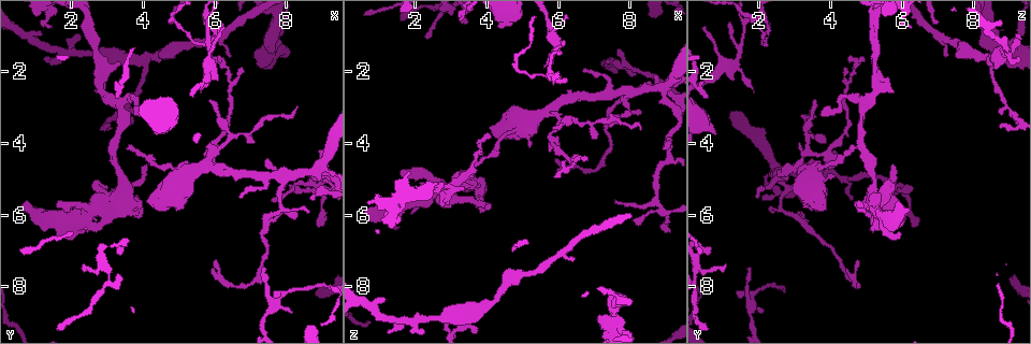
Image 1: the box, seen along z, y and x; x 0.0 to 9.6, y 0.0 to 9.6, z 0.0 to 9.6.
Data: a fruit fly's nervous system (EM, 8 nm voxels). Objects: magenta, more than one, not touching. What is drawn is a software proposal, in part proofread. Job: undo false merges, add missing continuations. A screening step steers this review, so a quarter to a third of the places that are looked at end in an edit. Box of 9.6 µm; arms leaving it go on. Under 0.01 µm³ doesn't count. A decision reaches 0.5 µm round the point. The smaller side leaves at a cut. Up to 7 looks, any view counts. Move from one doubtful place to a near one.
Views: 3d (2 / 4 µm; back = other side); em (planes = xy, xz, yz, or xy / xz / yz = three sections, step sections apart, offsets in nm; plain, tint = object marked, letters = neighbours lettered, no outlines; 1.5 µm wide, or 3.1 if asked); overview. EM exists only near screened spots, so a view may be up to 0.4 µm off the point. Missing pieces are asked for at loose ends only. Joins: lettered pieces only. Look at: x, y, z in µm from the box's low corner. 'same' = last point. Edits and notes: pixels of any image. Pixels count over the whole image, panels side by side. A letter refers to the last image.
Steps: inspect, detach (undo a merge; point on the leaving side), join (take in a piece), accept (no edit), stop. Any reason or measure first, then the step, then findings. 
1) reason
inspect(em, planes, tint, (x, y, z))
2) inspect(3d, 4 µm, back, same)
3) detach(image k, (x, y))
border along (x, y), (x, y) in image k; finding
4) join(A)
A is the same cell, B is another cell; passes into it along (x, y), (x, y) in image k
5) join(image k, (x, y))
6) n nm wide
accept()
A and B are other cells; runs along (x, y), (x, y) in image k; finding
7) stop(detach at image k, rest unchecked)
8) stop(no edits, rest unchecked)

tapers out
inspect(3d, 4 µm, (3.25, 1.65, 5.30))

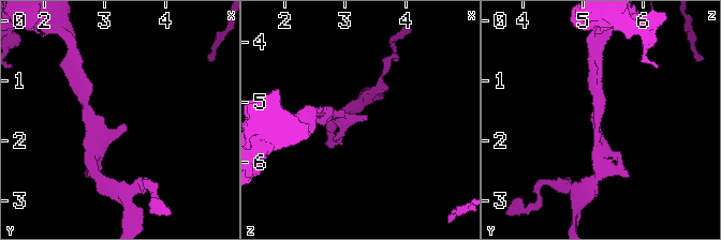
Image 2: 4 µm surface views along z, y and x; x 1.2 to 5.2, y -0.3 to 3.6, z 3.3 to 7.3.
shape alone is not enough
inspect(em, planes, letters, (3.30, 1.70, 5.25))

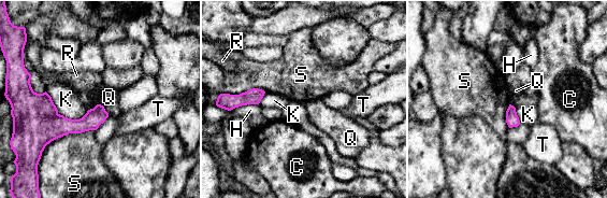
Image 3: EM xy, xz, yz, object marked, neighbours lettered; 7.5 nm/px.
accept()
C, H, K, Q, R, S and T are other cells; no lettered piece goes on from it

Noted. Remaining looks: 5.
an open end
inspect(3d, 2 µm, (1.60, 5.80, 4.85))

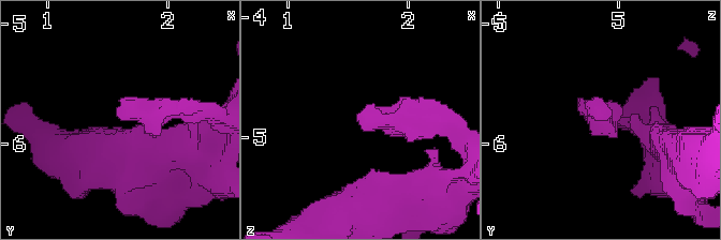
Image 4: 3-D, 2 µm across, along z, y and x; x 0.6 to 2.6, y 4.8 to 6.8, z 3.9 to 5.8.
inspect(em, planes, letters, (1.60, 5.80, 4.88))

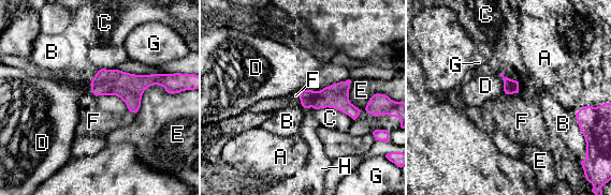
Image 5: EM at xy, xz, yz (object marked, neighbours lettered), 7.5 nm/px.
accept()
A, B, C, D, E, F, G and H are other cells; border along (300, 91), (300, 103), (302, 105) in image 5; no lettered piece goes on from it

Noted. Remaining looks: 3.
free end
inspect(3d, 4 µm, (3.95, 5.95, 4.95))

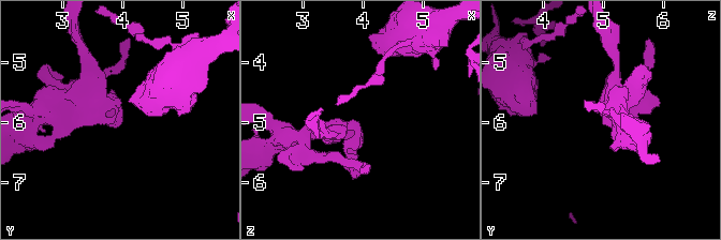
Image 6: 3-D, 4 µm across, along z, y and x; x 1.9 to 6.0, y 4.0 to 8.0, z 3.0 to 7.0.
inspect(em, xz, step 8, letters, (3.90, 5.90, 5.00))

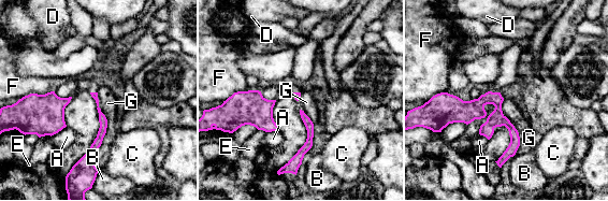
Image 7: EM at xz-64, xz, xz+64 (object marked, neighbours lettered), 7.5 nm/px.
accept()
A, B, C, D, E, F and G are other cells; border along (97, 92), (106, 119), (99, 170) in image 7; none of them fits

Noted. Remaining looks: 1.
stop(no edits, rest unchecked)

